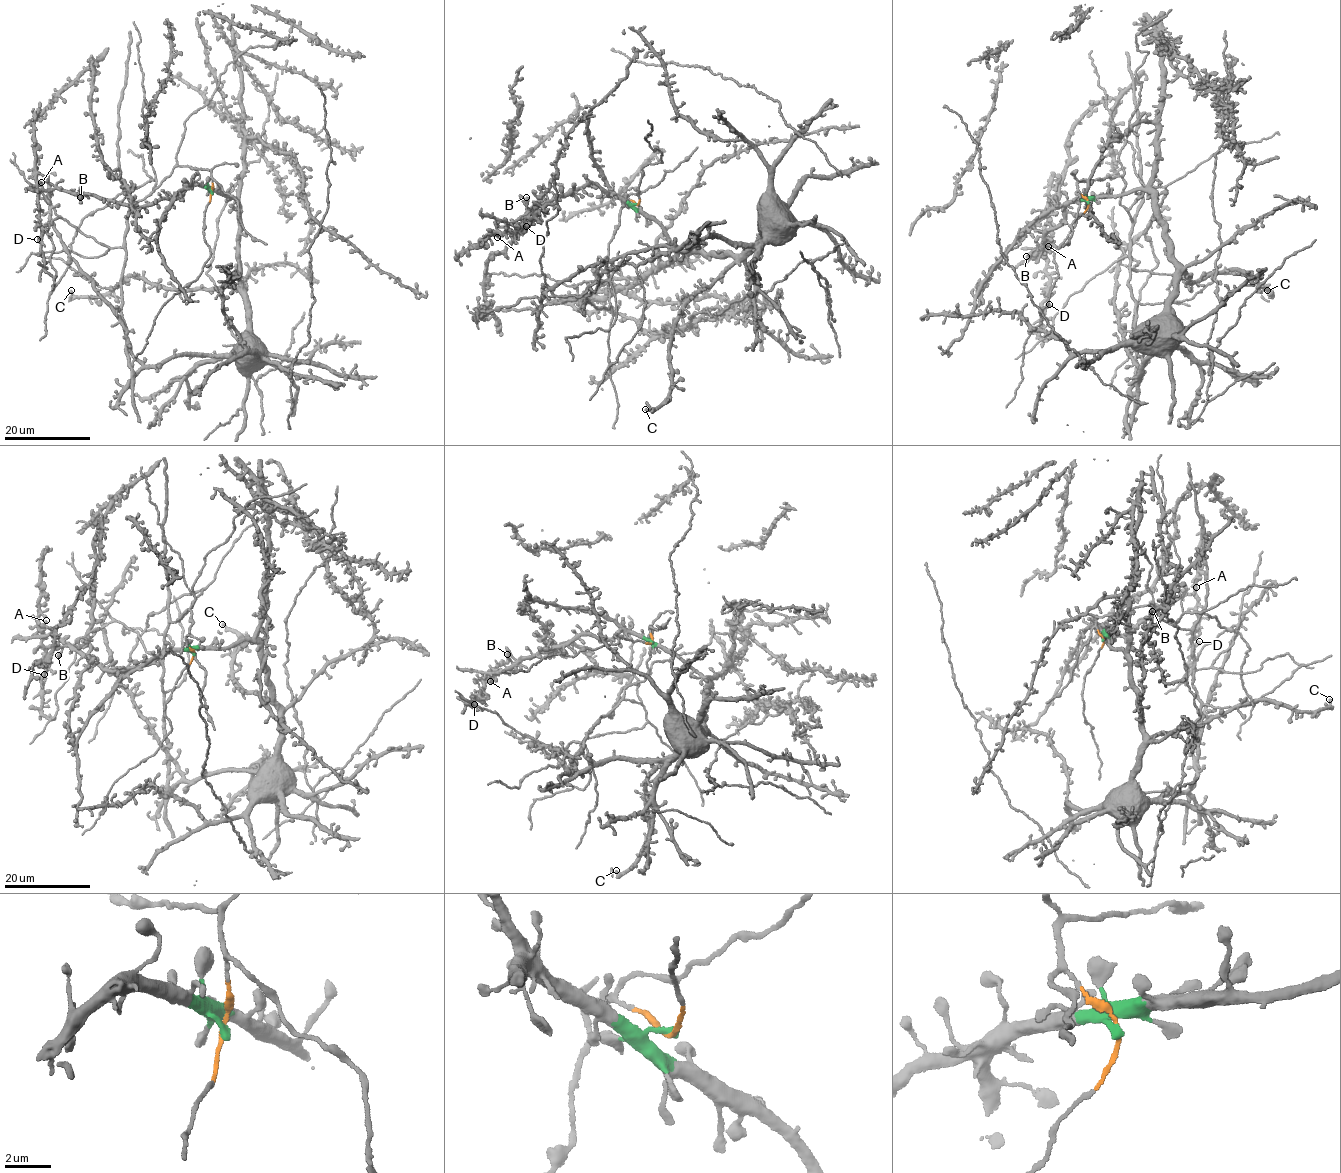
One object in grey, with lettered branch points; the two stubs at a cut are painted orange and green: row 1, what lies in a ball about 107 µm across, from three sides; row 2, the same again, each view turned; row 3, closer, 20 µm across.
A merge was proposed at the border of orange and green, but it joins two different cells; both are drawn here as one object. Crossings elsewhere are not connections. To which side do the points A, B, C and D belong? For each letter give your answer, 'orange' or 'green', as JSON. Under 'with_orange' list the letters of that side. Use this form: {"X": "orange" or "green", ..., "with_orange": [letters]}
{"A": "orange", "B": "green", "C": "green", "D": "orange", "with_orange": ["A", "D"]}

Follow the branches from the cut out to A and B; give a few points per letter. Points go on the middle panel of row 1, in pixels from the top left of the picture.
A: (637, 204), (622, 200), (611, 278), (579, 296), (552, 295), (539, 262), (557, 206), (497, 237)
B: (637, 204), (623, 201), (610, 191), (609, 193), (588, 182), (557, 194), (529, 211), (526, 197)

